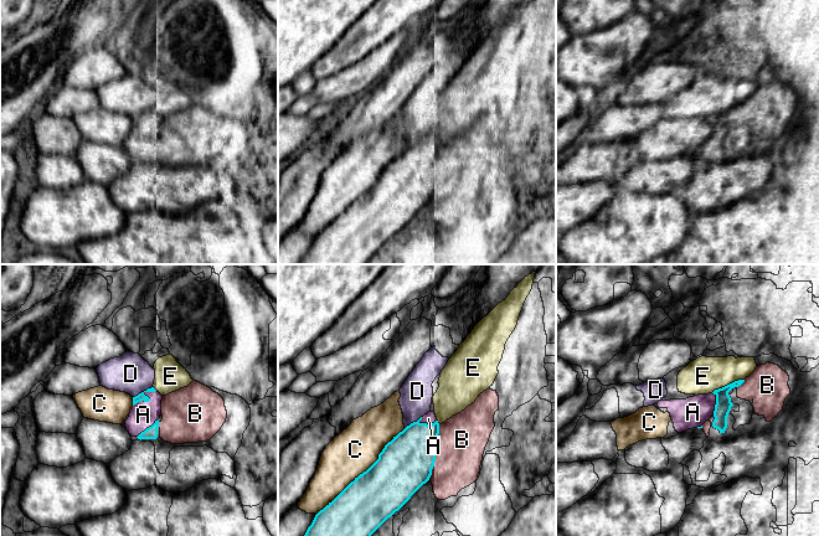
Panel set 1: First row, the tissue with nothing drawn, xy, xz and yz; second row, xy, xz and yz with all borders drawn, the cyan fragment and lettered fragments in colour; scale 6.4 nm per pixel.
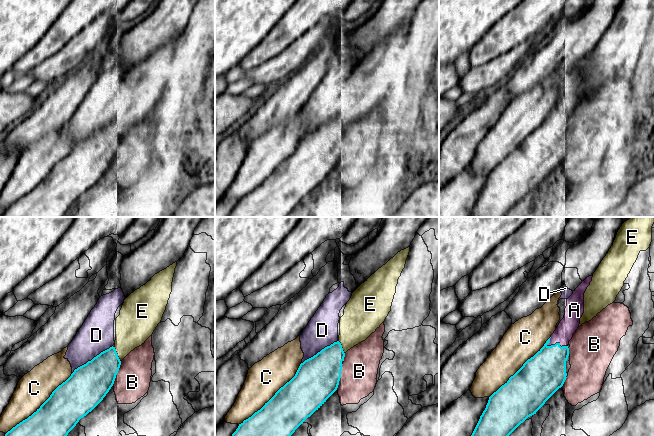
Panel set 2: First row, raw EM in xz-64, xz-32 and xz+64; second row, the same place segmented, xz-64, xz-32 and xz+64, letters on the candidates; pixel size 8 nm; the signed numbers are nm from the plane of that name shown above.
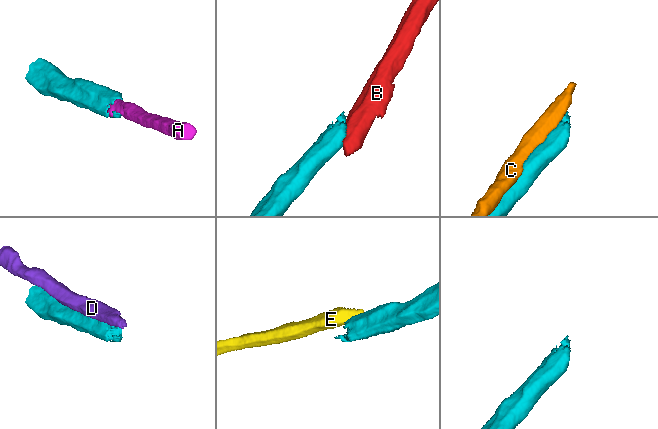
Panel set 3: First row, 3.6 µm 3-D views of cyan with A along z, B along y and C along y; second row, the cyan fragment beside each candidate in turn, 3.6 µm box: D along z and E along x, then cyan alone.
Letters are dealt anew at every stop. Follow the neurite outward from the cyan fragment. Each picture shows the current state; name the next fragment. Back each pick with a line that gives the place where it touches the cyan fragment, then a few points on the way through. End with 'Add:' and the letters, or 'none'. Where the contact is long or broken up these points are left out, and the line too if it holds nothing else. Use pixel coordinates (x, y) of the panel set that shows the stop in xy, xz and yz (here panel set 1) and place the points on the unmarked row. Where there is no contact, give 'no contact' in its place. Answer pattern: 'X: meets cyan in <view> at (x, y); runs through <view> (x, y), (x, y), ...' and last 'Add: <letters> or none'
B: meets cyan in xz at (433, 186)
Add: B

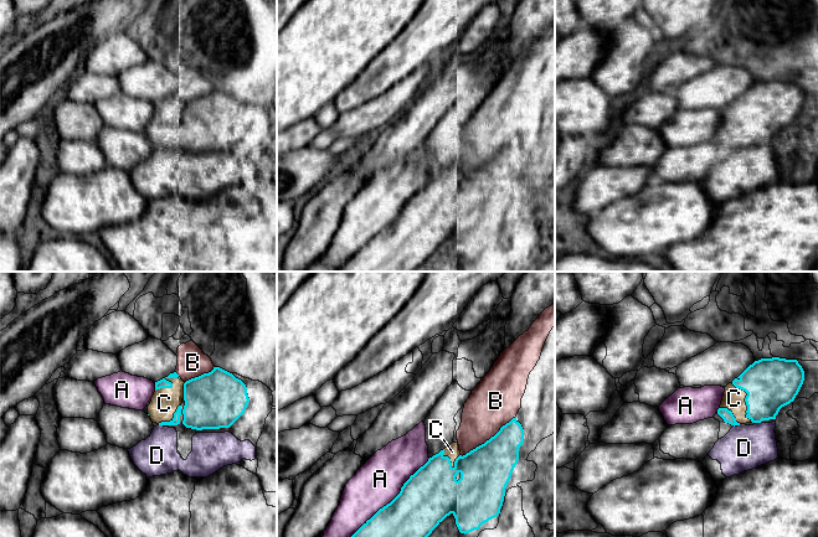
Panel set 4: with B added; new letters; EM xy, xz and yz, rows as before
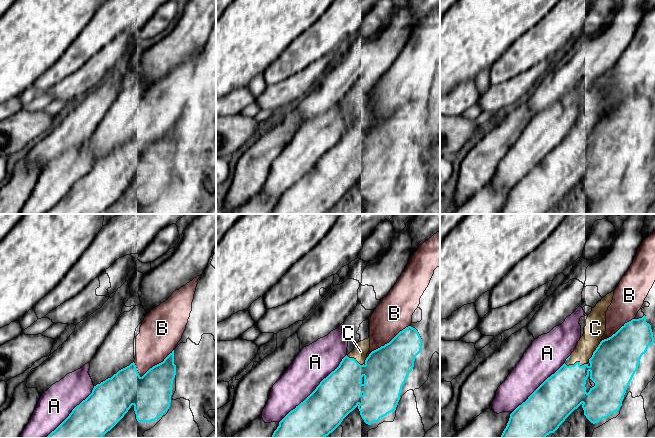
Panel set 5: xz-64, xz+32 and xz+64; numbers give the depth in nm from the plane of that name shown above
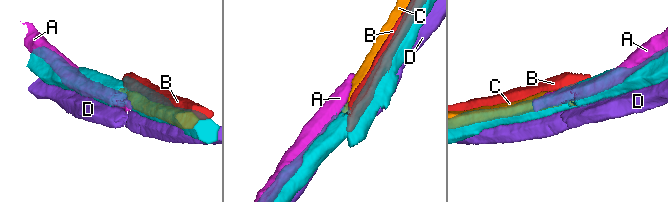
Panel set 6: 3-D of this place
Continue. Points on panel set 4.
Add: none

